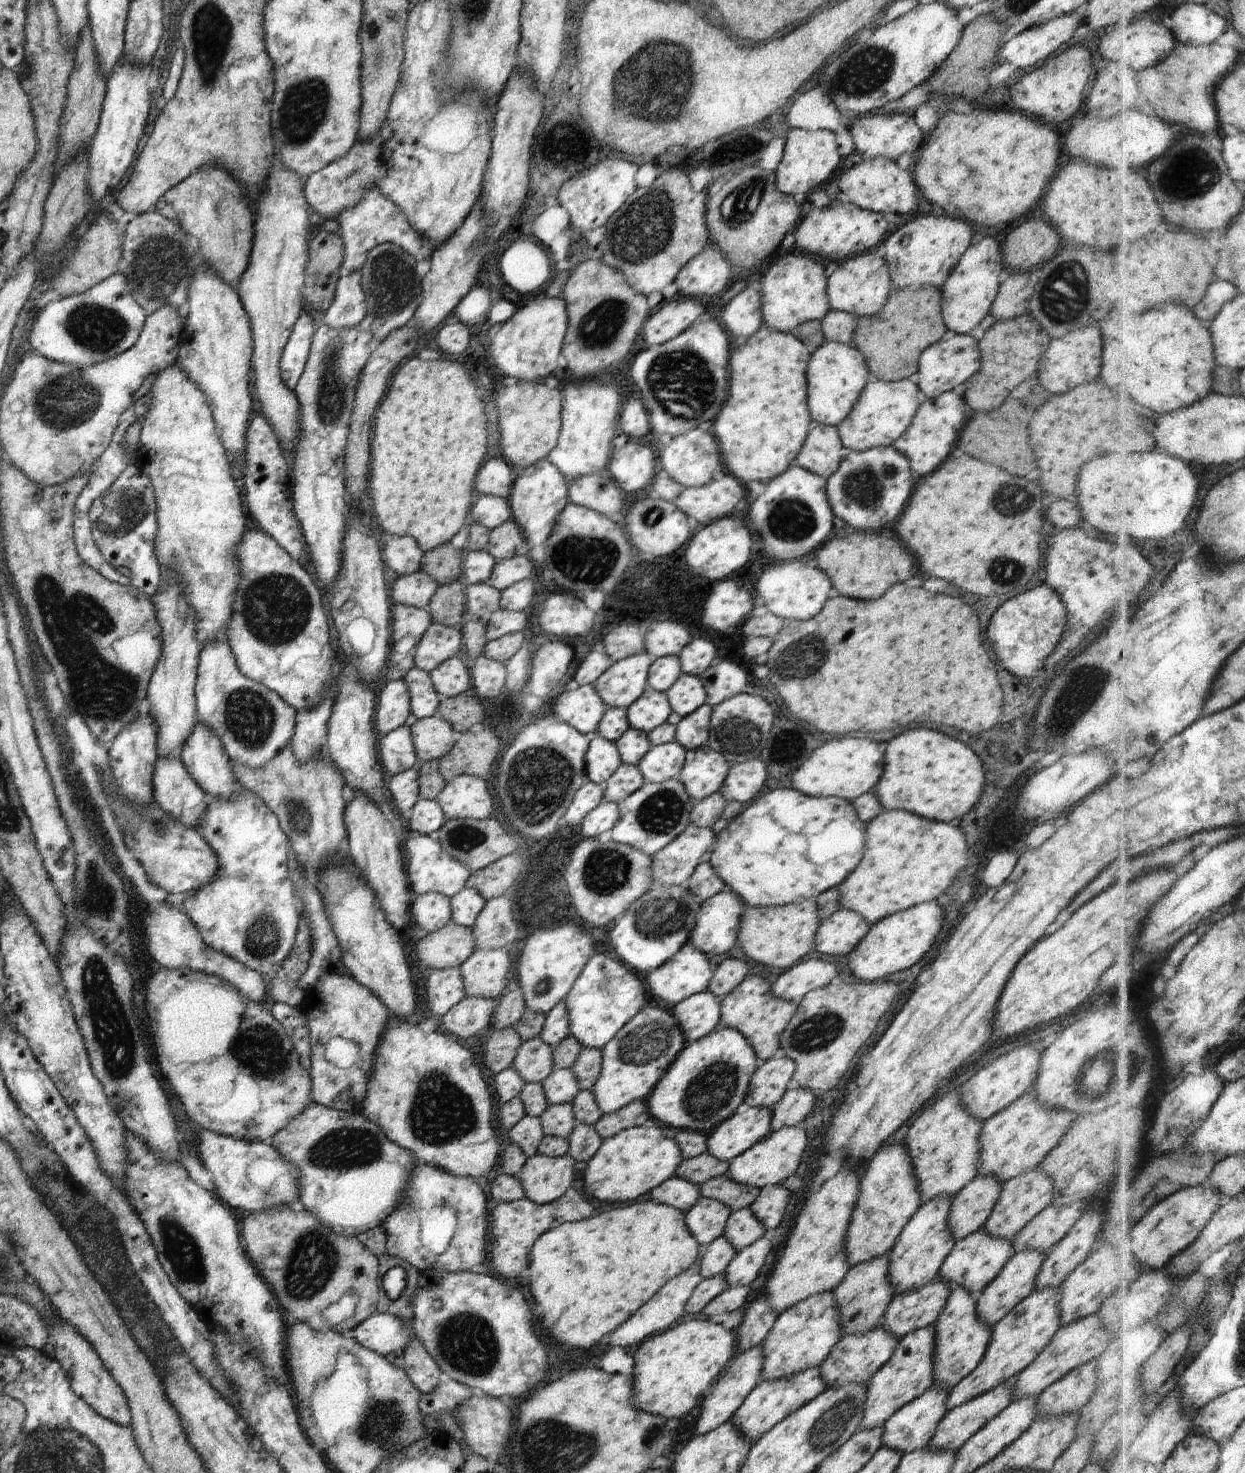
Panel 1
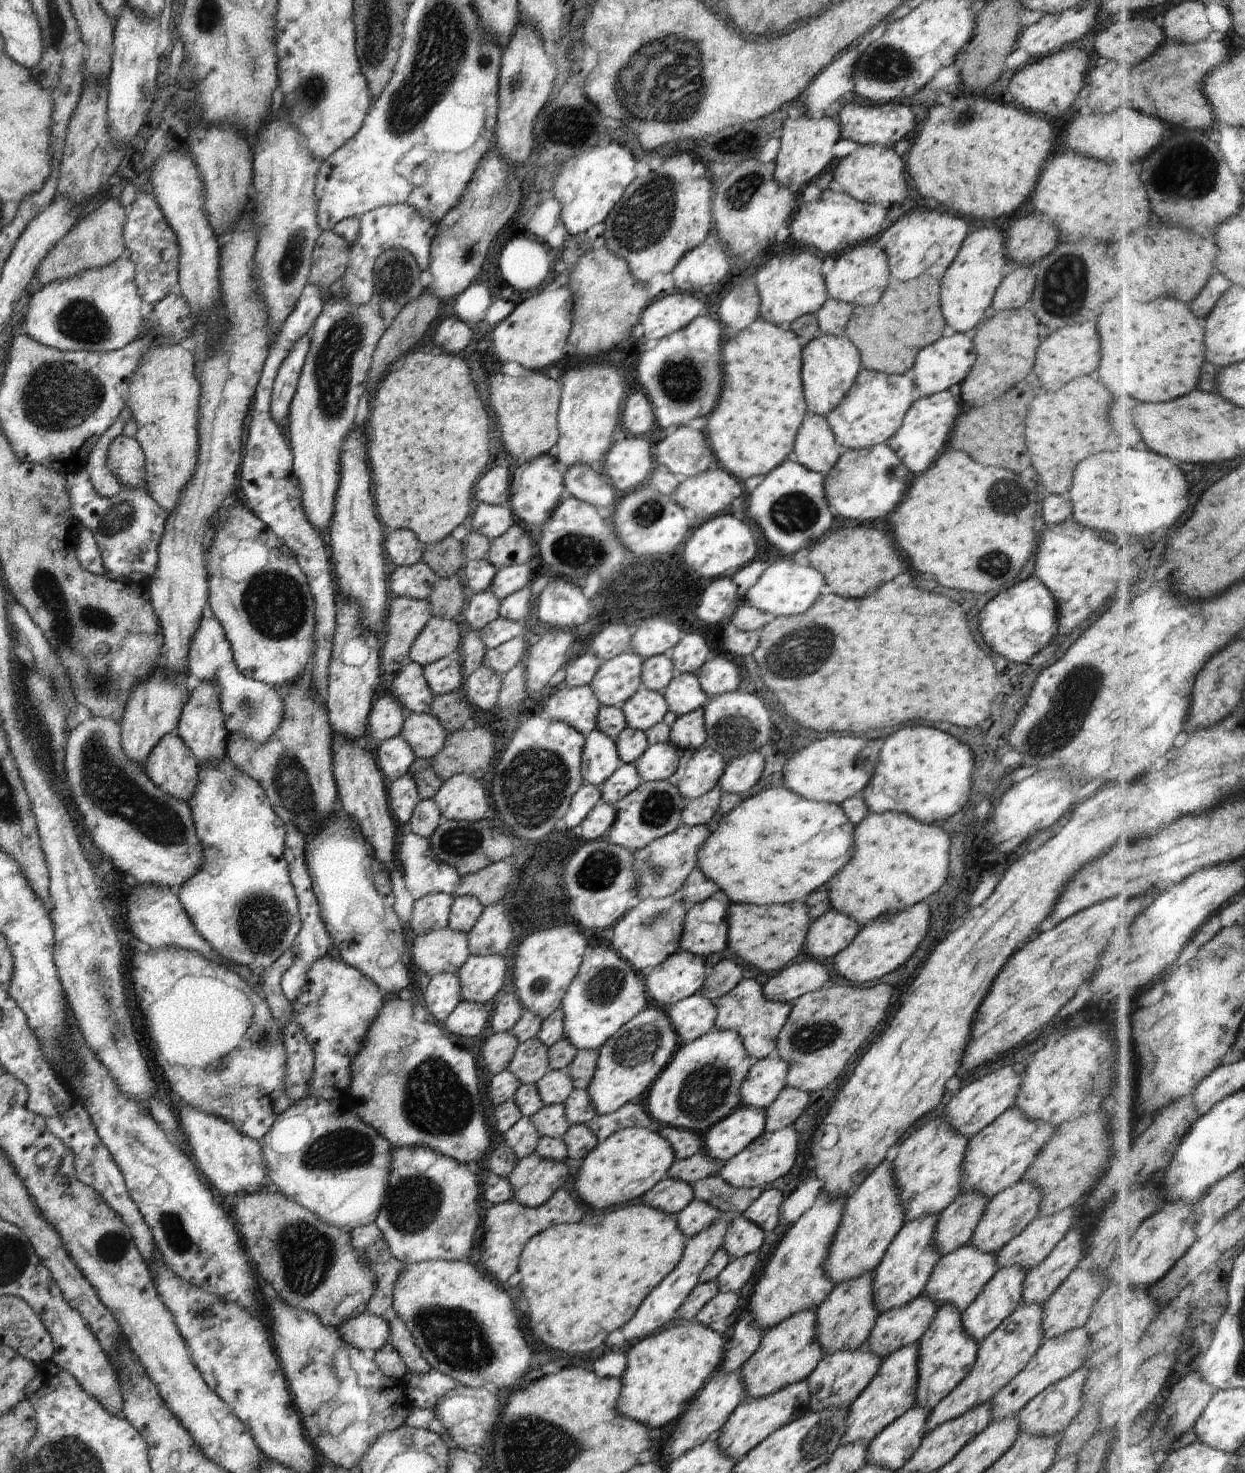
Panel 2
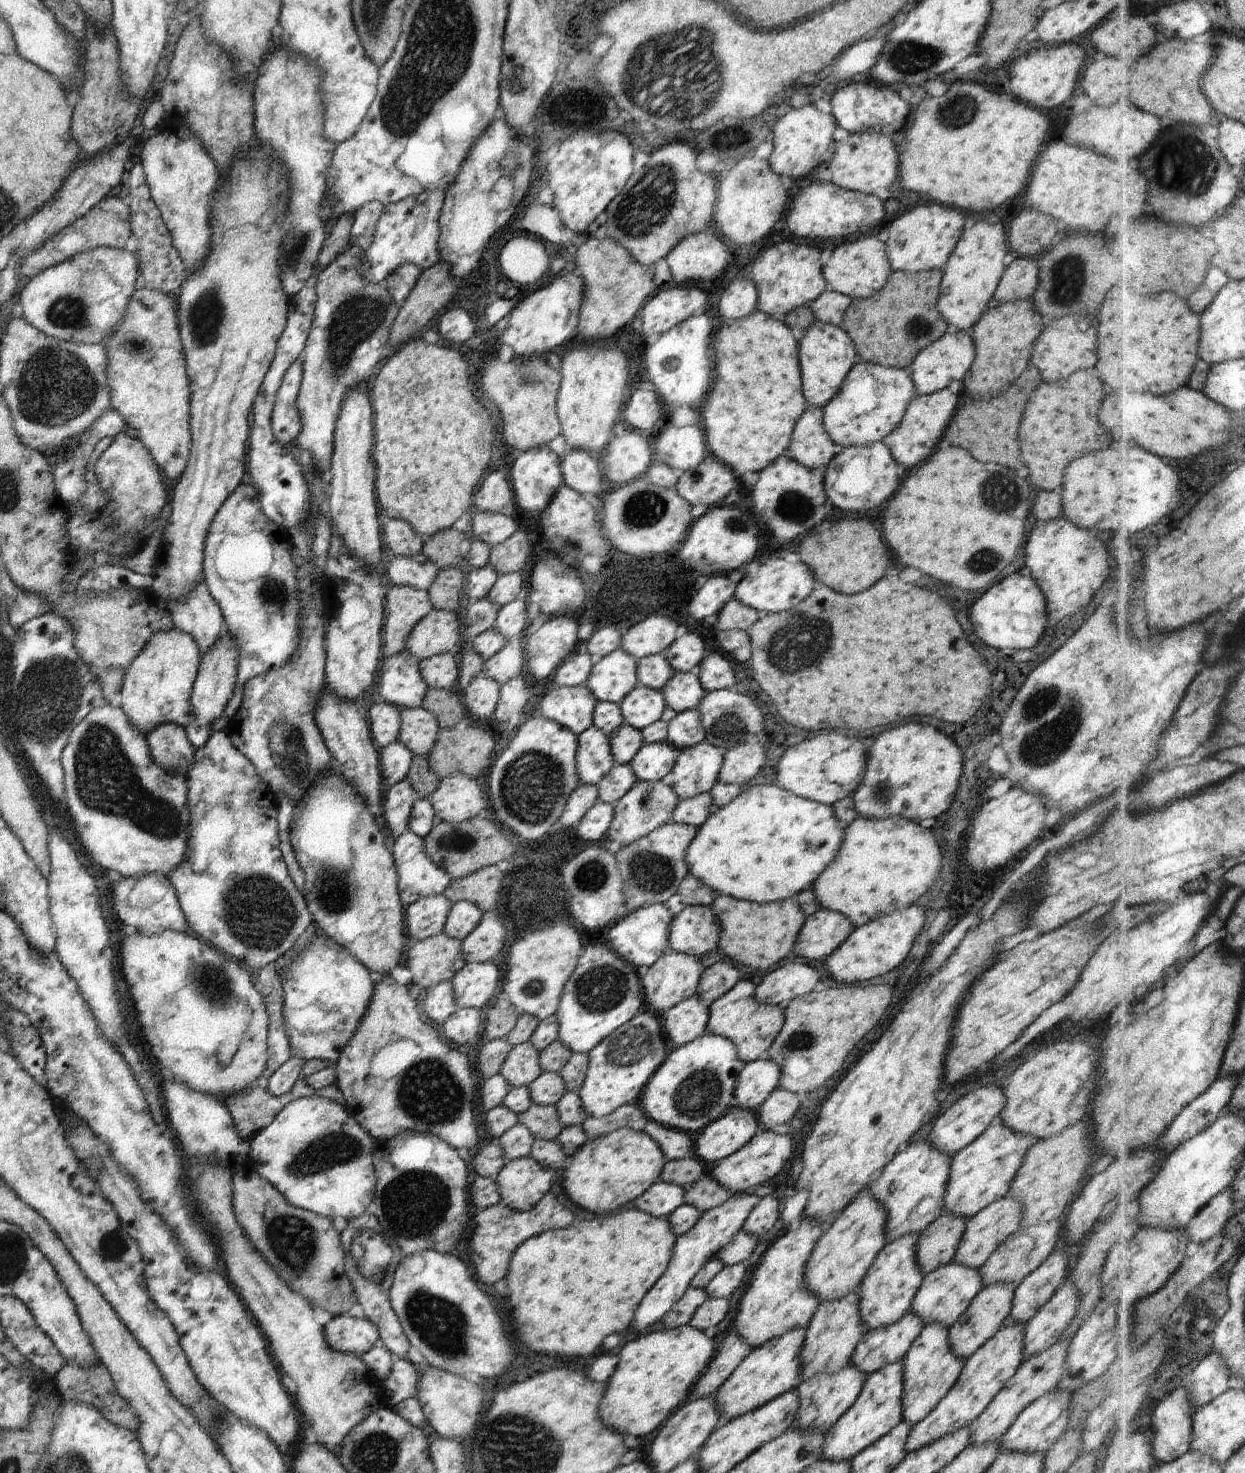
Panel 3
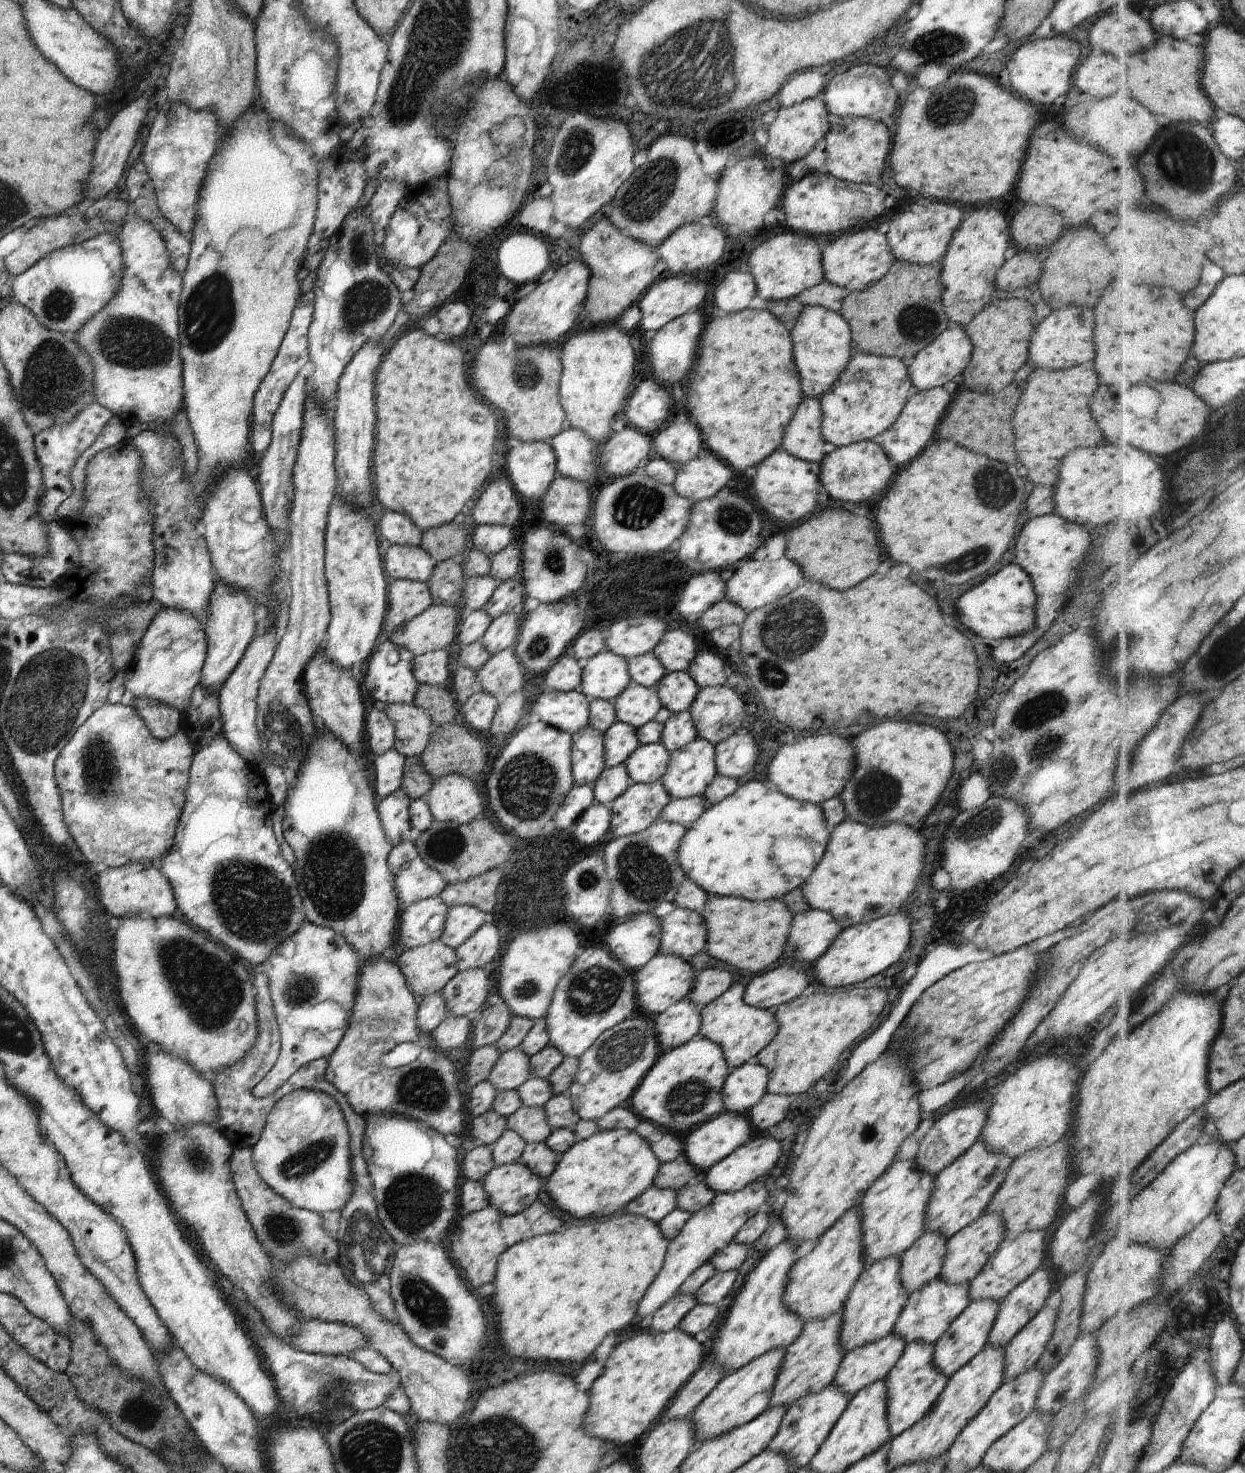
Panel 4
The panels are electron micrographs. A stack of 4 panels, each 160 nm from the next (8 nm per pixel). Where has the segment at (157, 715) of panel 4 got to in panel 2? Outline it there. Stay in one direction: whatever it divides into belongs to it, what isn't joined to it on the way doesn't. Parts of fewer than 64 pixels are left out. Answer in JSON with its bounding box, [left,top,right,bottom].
[143,733,199,802]

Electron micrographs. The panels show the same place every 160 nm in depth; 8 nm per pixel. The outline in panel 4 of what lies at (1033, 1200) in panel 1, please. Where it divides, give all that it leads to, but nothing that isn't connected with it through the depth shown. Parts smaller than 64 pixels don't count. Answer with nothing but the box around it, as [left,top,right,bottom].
[938,1212,1004,1285]

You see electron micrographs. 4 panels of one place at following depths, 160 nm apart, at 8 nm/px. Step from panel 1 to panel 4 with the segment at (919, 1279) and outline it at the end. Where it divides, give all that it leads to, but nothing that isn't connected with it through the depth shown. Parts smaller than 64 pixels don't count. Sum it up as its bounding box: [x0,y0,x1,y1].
[839,1257,909,1354]

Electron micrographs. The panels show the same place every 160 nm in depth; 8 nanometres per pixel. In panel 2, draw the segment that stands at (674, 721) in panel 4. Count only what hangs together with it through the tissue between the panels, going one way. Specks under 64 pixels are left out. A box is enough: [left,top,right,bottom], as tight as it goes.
[668,707,706,752]

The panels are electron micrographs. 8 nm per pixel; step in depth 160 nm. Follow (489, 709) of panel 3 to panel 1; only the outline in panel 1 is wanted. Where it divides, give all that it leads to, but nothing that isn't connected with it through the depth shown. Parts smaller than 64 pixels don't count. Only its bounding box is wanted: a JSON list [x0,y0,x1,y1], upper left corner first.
[470,654,507,700]

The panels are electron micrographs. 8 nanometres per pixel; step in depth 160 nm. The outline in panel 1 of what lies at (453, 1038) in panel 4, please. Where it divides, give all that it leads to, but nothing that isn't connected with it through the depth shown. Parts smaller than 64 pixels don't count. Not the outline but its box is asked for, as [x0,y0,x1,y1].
[440,997,498,1038]

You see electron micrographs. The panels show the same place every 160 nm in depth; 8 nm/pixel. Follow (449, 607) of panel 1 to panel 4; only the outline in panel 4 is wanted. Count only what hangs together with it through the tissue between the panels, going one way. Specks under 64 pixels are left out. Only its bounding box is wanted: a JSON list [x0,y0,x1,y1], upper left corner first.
[427,559,465,606]

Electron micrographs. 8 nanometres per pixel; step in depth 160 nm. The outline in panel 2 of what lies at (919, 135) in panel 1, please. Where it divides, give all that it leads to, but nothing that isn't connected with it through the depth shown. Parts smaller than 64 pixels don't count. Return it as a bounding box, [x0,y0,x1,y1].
[837,102,919,148]

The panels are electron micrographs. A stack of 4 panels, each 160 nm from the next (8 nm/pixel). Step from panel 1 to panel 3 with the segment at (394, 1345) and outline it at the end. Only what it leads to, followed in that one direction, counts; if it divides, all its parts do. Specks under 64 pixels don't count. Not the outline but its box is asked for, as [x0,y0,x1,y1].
[323,1315,379,1356]

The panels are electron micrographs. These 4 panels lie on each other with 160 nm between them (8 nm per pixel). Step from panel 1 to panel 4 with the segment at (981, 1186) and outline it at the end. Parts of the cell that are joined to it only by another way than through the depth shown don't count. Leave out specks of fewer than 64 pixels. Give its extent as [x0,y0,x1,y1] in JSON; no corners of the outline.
[899,1232,947,1291]

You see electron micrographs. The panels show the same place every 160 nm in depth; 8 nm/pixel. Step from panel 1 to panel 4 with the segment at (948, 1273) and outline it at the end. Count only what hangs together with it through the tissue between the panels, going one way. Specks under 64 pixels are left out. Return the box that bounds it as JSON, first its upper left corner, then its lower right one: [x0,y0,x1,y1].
[893,1277,970,1345]

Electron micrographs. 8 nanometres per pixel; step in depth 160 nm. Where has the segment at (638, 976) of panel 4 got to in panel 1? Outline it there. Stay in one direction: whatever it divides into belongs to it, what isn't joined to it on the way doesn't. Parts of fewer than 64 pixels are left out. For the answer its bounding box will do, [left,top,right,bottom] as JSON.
[646,943,713,1005]

